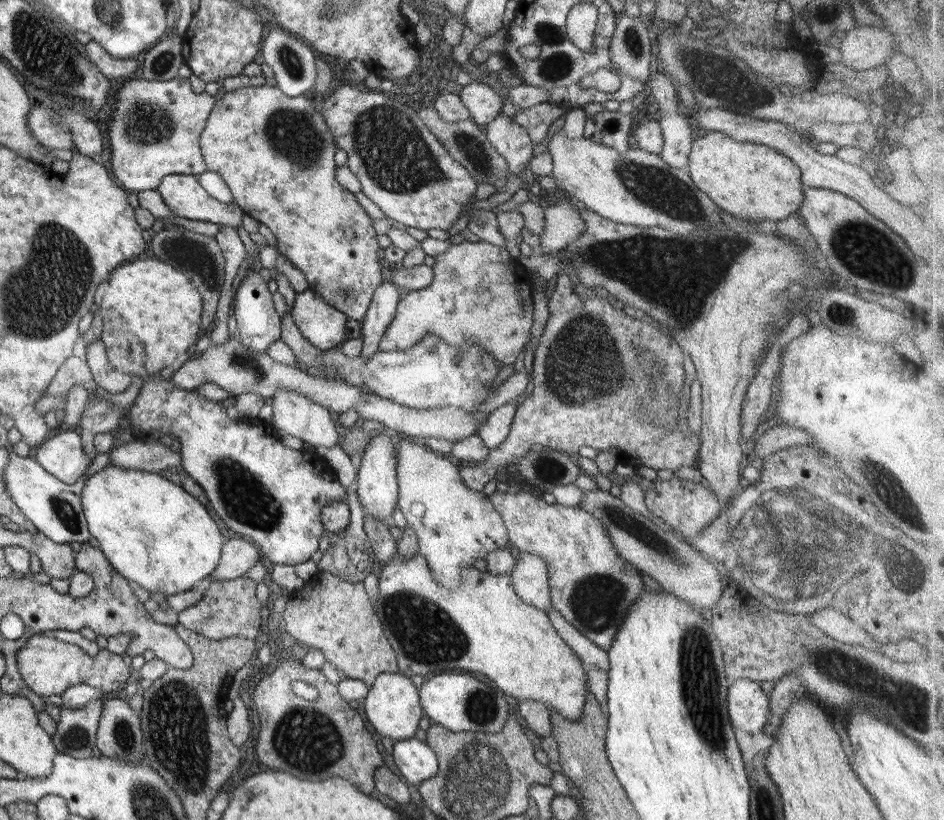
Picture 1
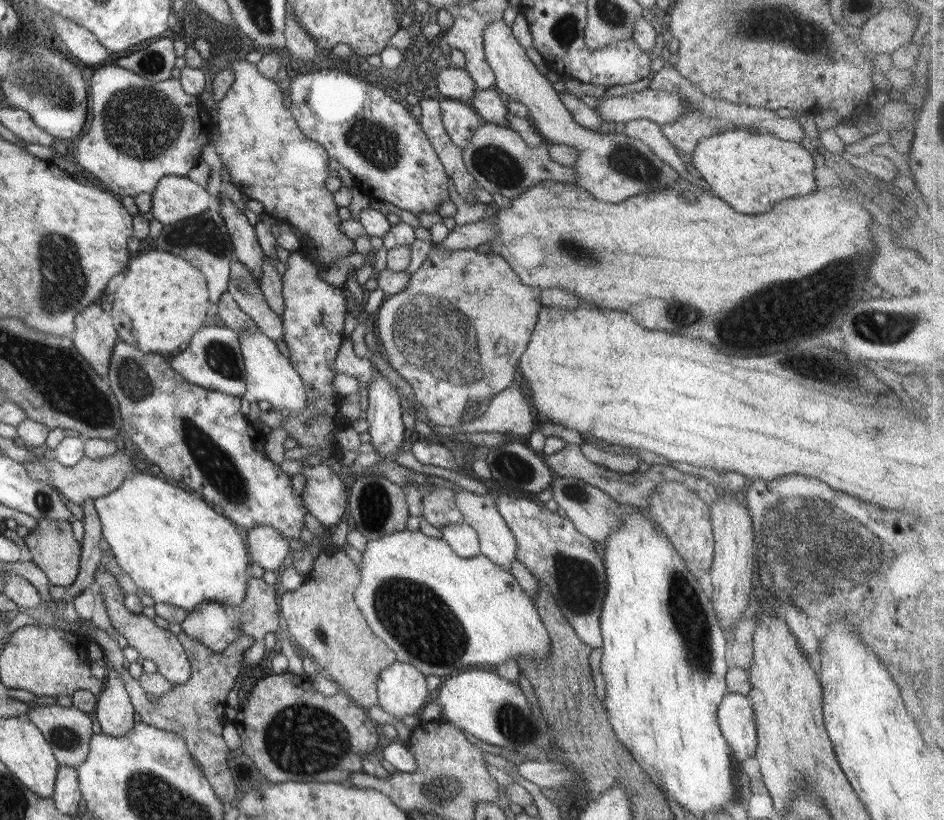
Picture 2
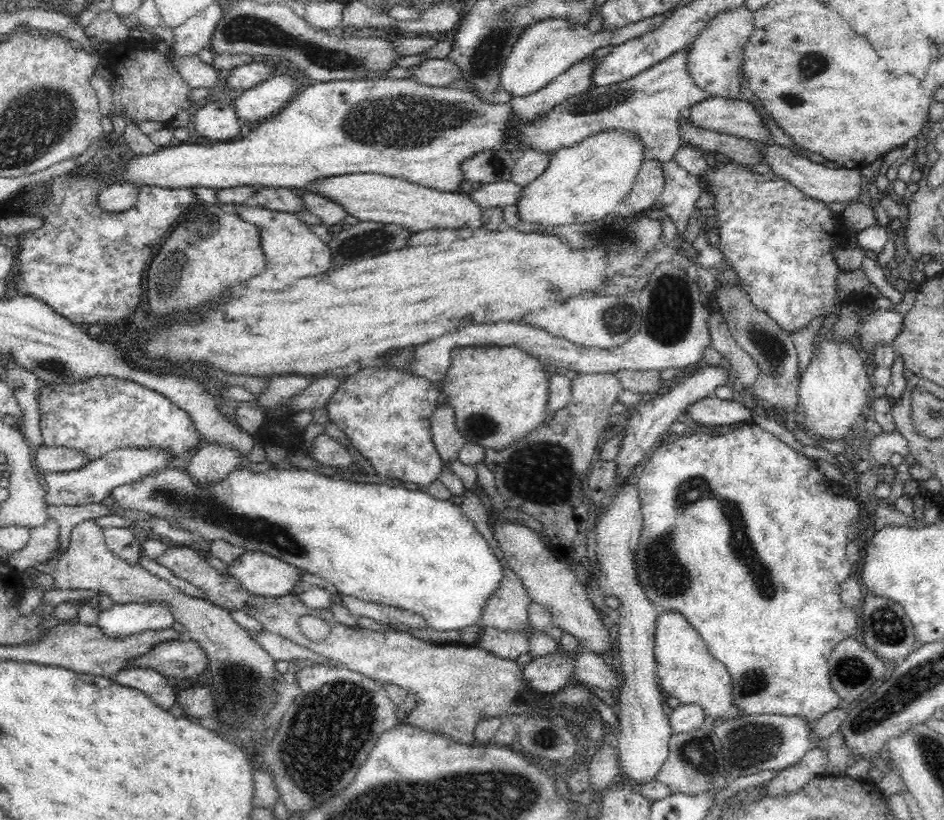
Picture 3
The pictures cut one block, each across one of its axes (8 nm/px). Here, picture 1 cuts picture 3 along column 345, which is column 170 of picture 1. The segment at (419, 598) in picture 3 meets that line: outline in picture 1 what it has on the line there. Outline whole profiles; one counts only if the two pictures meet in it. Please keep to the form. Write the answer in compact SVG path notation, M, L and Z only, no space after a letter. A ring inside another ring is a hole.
M105 465L102 469L85 479L83 490L80 493L80 504L83 516L86 521L88 534L97 541L97 546L105 556L109 565L127 581L136 582L141 588L145 588L150 592L161 592L165 596L177 594L185 590L189 590L195 582L205 579L210 576L210 573L217 566L220 555L221 547L224 544L224 538L217 528L216 517L209 514L208 510L203 507L195 497L190 496L184 492L180 485L171 483L168 479L161 477L158 473L152 473L137 469L121 468L113 465Z

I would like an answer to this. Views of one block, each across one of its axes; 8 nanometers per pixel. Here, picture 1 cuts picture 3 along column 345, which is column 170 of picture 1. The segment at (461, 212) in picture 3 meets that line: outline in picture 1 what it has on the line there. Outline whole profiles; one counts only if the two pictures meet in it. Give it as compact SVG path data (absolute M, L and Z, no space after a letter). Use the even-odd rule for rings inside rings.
M167 175L161 178L156 191L173 216L229 226L241 226L244 212L239 206L221 204L199 186L194 175Z

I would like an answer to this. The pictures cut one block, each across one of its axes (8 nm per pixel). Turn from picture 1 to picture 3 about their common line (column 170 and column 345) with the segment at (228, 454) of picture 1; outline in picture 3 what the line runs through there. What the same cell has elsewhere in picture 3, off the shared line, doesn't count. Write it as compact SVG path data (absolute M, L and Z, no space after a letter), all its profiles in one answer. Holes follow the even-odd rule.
M384 367L375 371L372 368L360 368L337 388L325 407L329 420L346 434L350 444L370 462L370 466L380 478L400 480L407 487L425 489L432 482L438 481L439 474L446 468L436 450L429 419L440 400L436 387L424 377L412 377L410 373Z

